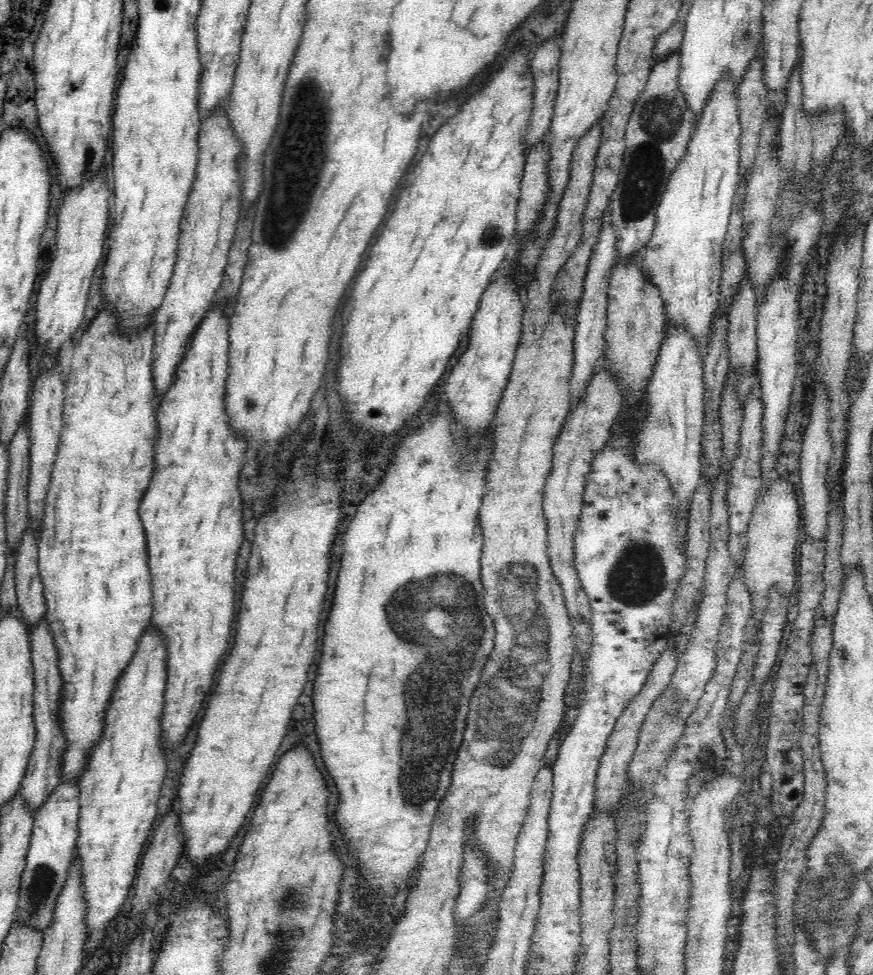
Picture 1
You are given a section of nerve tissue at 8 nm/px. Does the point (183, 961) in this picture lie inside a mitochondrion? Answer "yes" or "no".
no

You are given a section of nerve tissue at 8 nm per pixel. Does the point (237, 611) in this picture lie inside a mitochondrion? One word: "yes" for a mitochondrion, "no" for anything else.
no

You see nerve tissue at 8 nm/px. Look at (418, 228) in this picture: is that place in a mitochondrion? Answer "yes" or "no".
no

